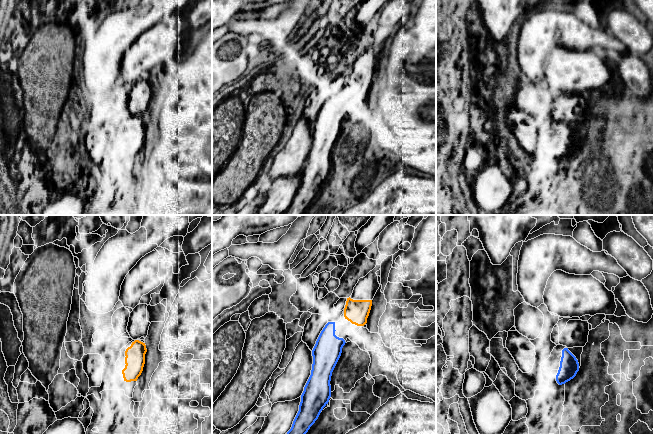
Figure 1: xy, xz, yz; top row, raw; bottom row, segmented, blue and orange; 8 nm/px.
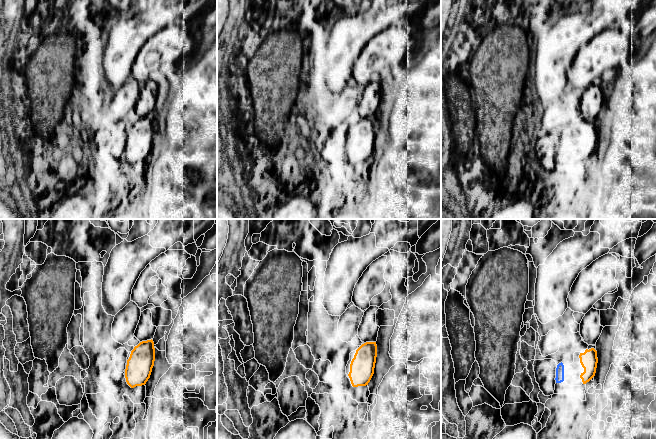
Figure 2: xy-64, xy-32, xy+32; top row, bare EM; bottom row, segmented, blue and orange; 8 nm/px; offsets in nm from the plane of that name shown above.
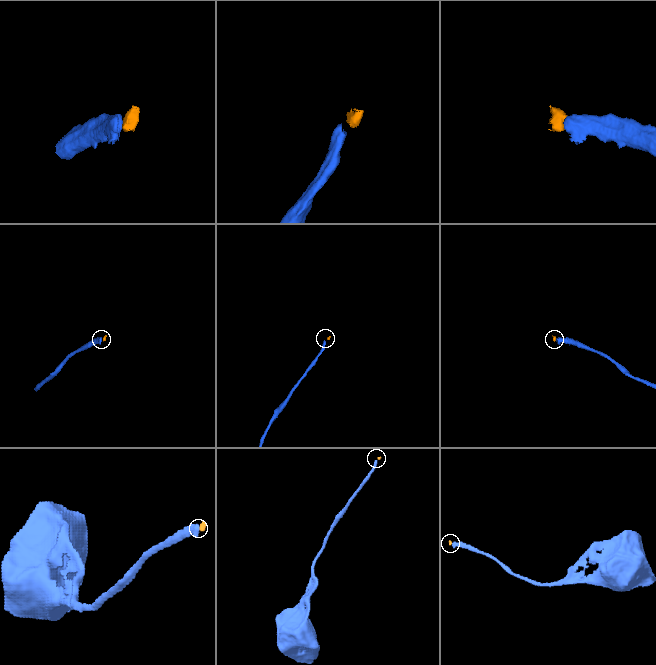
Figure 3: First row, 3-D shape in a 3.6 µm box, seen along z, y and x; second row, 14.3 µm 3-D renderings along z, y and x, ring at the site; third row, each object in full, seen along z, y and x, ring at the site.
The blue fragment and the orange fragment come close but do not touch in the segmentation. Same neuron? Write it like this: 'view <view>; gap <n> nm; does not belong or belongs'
view xz; gap 90 nm; belongs

